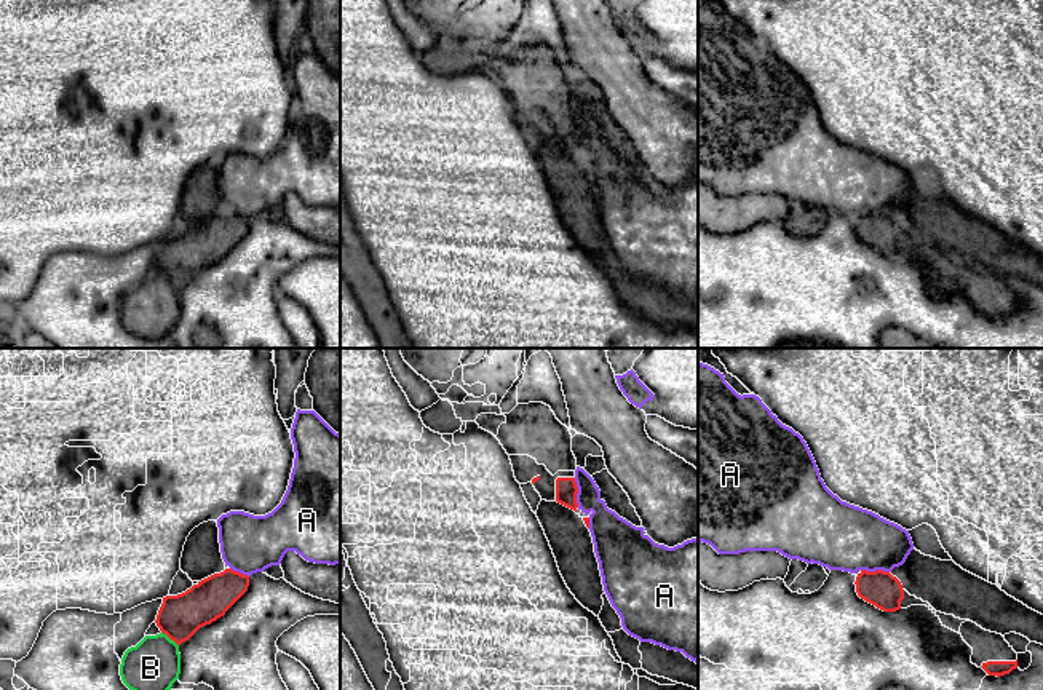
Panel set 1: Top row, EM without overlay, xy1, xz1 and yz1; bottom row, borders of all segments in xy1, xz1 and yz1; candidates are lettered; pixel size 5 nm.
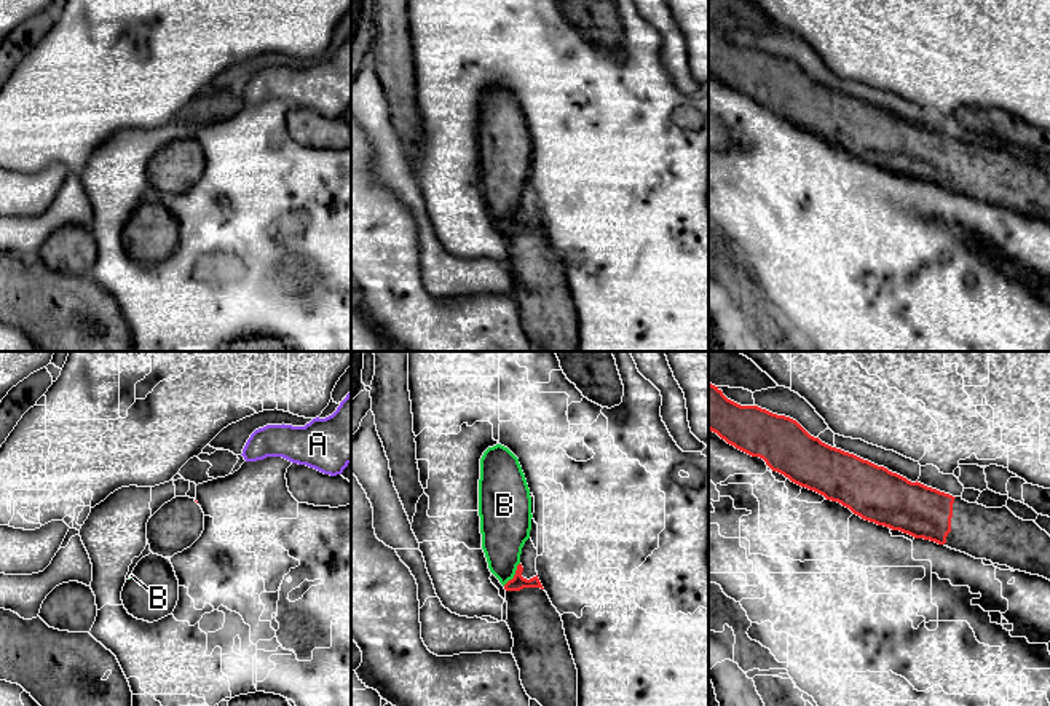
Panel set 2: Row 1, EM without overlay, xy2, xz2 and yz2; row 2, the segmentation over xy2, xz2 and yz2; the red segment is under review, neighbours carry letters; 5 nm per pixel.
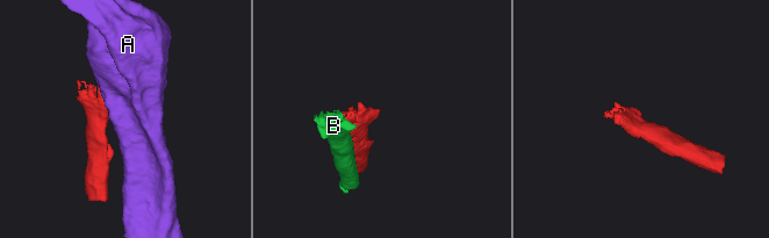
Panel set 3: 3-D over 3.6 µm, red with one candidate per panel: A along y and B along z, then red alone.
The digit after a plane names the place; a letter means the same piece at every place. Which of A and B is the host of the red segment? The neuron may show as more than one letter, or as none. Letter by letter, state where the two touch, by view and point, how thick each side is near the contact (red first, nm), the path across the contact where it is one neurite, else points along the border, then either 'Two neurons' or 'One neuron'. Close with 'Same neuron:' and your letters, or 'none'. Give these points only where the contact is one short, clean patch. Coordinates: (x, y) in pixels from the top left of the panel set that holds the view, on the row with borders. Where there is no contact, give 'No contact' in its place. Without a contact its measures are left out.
A: Touches red at xz1 (577, 492). Thickness 110 nm (red) against 180 nm. Boundary: xz1 (574, 478), (579, 507). Two neurons
B: Touches red at xz2 (514, 575). Thickness 70 nm (red) against 240 nm. Two neurons
Same neuron: none

